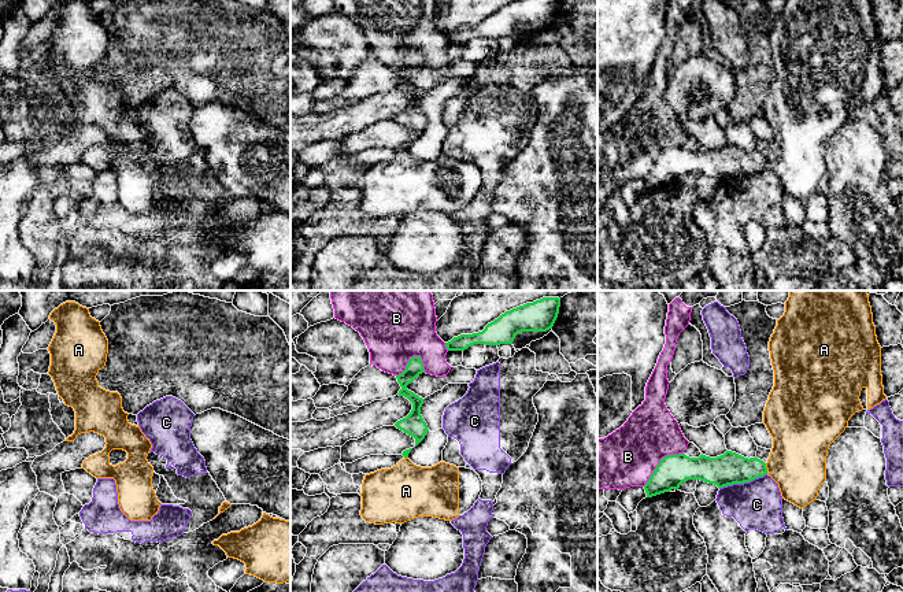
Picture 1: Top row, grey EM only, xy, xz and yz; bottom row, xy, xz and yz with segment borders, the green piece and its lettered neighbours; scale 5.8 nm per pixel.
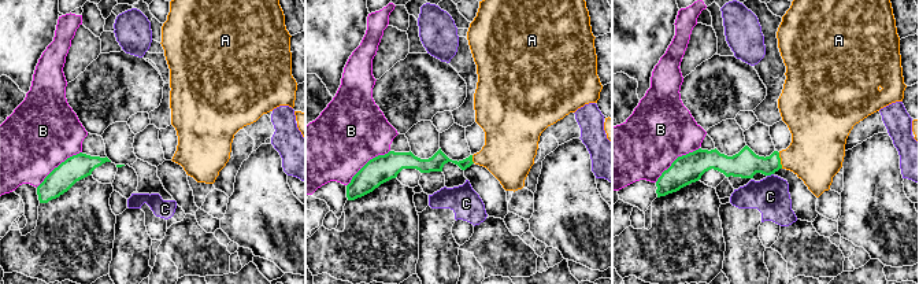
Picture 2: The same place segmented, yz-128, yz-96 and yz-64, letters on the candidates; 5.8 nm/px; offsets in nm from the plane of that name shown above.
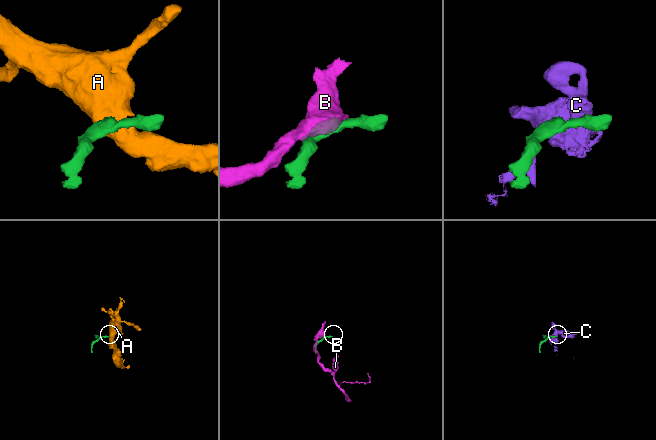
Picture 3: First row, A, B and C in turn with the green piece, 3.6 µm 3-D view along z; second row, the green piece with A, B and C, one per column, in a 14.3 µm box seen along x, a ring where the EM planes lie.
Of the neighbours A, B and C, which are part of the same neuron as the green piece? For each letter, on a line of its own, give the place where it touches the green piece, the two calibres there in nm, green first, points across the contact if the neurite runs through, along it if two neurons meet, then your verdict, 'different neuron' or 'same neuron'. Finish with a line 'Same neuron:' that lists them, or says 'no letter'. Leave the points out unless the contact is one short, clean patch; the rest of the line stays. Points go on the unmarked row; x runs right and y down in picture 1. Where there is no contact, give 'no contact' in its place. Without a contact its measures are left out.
A: meets green in yz at (766, 162); 190 nm thick on the green side, 340 nm on the other; runs through yz (731, 161), (766, 162), (792, 158), (798, 154); same neuron
B: meets green in yz at (659, 155); 180 nm thick on the green side, 340 nm on the other; different neuron
C: meets green in yz at (743, 176); 190 nm thick on the green side, 280 nm on the other; border along yz (766, 166), (748, 174), (733, 176), (720, 181); different neuron
Same neuron: A

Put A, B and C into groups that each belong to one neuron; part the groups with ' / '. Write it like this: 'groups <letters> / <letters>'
groups A / B / C

